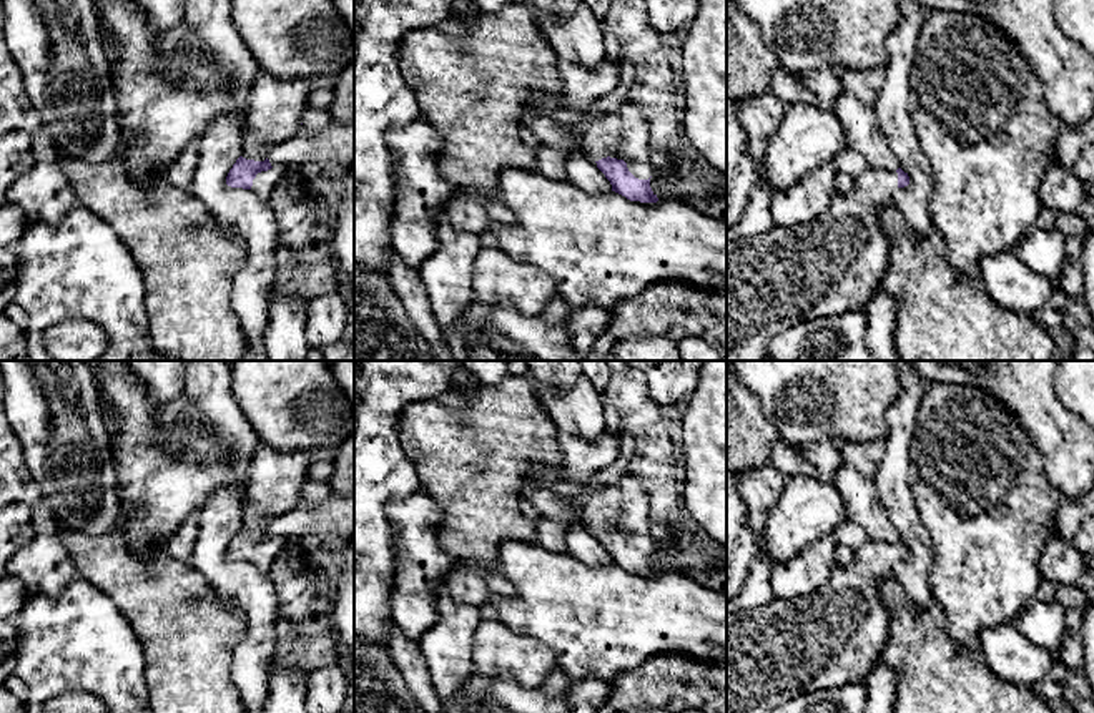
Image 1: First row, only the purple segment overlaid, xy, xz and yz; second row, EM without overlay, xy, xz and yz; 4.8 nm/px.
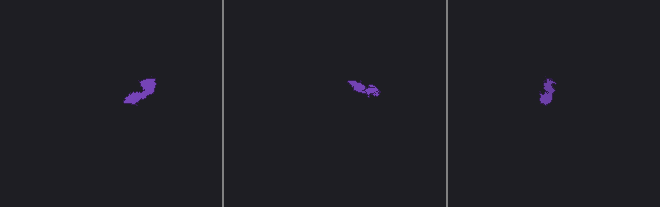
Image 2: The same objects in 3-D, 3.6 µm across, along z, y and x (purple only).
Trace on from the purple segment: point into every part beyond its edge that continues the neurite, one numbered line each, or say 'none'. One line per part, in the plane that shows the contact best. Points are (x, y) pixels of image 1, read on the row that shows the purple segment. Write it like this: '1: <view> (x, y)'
1: xy (275, 107)
2: xz (624, 135)

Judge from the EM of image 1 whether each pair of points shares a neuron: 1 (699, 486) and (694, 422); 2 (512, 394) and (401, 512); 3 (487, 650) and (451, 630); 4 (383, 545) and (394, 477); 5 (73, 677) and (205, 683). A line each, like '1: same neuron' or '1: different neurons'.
1: same neuron
2: different neurons
3: different neurons
4: same neuron
5: different neurons

